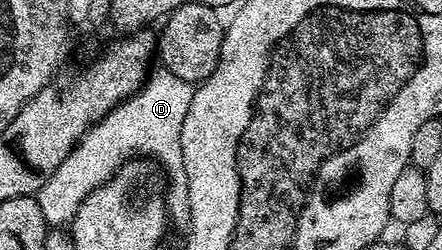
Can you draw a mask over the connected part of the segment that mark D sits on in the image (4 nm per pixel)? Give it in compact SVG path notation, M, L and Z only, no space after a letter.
M159 68L148 77L138 93L119 102L117 108L111 109L99 122L92 125L79 139L69 156L51 171L49 180L35 196L47 224L53 228L68 225L89 192L107 182L127 161L136 157L146 157L153 159L168 178L165 197L172 229L180 232L189 230L192 224L192 209L181 148L181 127L192 104L193 94L192 83Z

